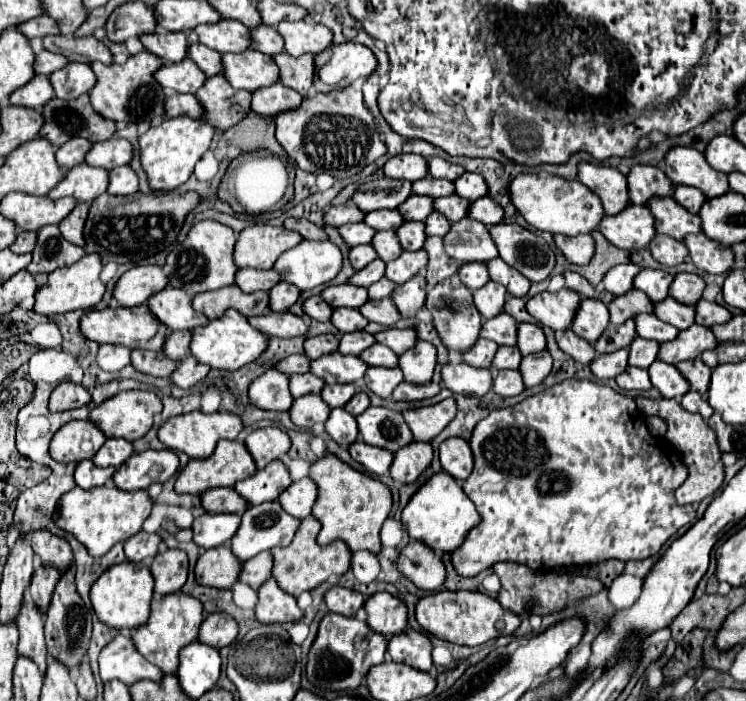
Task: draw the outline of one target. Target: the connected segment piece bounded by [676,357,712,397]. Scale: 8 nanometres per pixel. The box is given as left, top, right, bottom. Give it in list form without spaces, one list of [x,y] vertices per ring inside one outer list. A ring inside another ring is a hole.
[[[692,359],[692,361],[680,361],[680,365],[676,365],[676,369],[684,375],[684,379],[692,385],[692,389],[696,389],[702,397],[706,397],[708,385],[710,385],[710,373],[712,369],[700,359]]]

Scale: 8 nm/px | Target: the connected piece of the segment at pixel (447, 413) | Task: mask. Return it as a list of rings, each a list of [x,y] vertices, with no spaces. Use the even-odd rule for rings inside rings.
[[[444,399],[436,405],[402,411],[408,427],[414,433],[414,441],[432,441],[456,415],[456,401]]]

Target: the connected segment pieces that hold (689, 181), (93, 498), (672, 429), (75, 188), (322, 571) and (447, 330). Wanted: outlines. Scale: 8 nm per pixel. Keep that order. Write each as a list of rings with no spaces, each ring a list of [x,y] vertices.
[[[672,147],[664,155],[664,173],[674,185],[696,187],[710,199],[724,195],[730,189],[726,173],[716,173],[694,147]]]
[[[102,485],[96,489],[72,489],[68,491],[58,505],[56,525],[68,533],[74,533],[80,543],[86,545],[88,553],[100,557],[120,541],[128,541],[142,529],[142,523],[152,511],[152,499],[146,489],[126,493],[114,485]]]
[[[636,397],[636,405],[644,415],[660,415],[666,425],[668,433],[666,439],[680,451],[684,465],[688,467],[688,477],[680,489],[676,489],[674,497],[680,505],[686,503],[700,503],[704,497],[714,495],[722,481],[724,481],[724,465],[720,461],[720,449],[716,443],[716,433],[712,427],[698,415],[698,413],[688,413],[682,409],[678,399],[646,399],[646,397]]]
[[[80,163],[64,173],[64,179],[48,193],[48,197],[62,199],[72,195],[76,201],[90,203],[98,195],[102,195],[106,187],[108,187],[108,171],[92,167],[88,163]]]
[[[310,515],[302,519],[294,541],[288,547],[272,549],[274,555],[274,567],[272,567],[272,577],[278,581],[280,589],[286,593],[298,597],[302,591],[312,591],[316,585],[324,583],[330,575],[344,575],[350,569],[350,559],[352,551],[344,545],[344,541],[334,541],[326,547],[316,543],[316,537],[320,533],[320,523]]]
[[[442,281],[428,293],[426,309],[432,313],[434,327],[436,327],[438,335],[440,335],[442,343],[448,349],[466,351],[466,349],[470,349],[476,343],[480,327],[482,327],[482,317],[480,317],[478,309],[472,303],[472,291],[470,289],[464,289],[464,285],[452,287],[450,281]]]

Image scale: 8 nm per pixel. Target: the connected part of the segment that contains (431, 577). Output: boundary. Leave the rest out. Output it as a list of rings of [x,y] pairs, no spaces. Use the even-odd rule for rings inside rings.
[[[412,541],[402,549],[398,557],[398,571],[424,591],[440,589],[446,577],[440,557],[432,553],[428,545],[420,545],[420,541]]]

